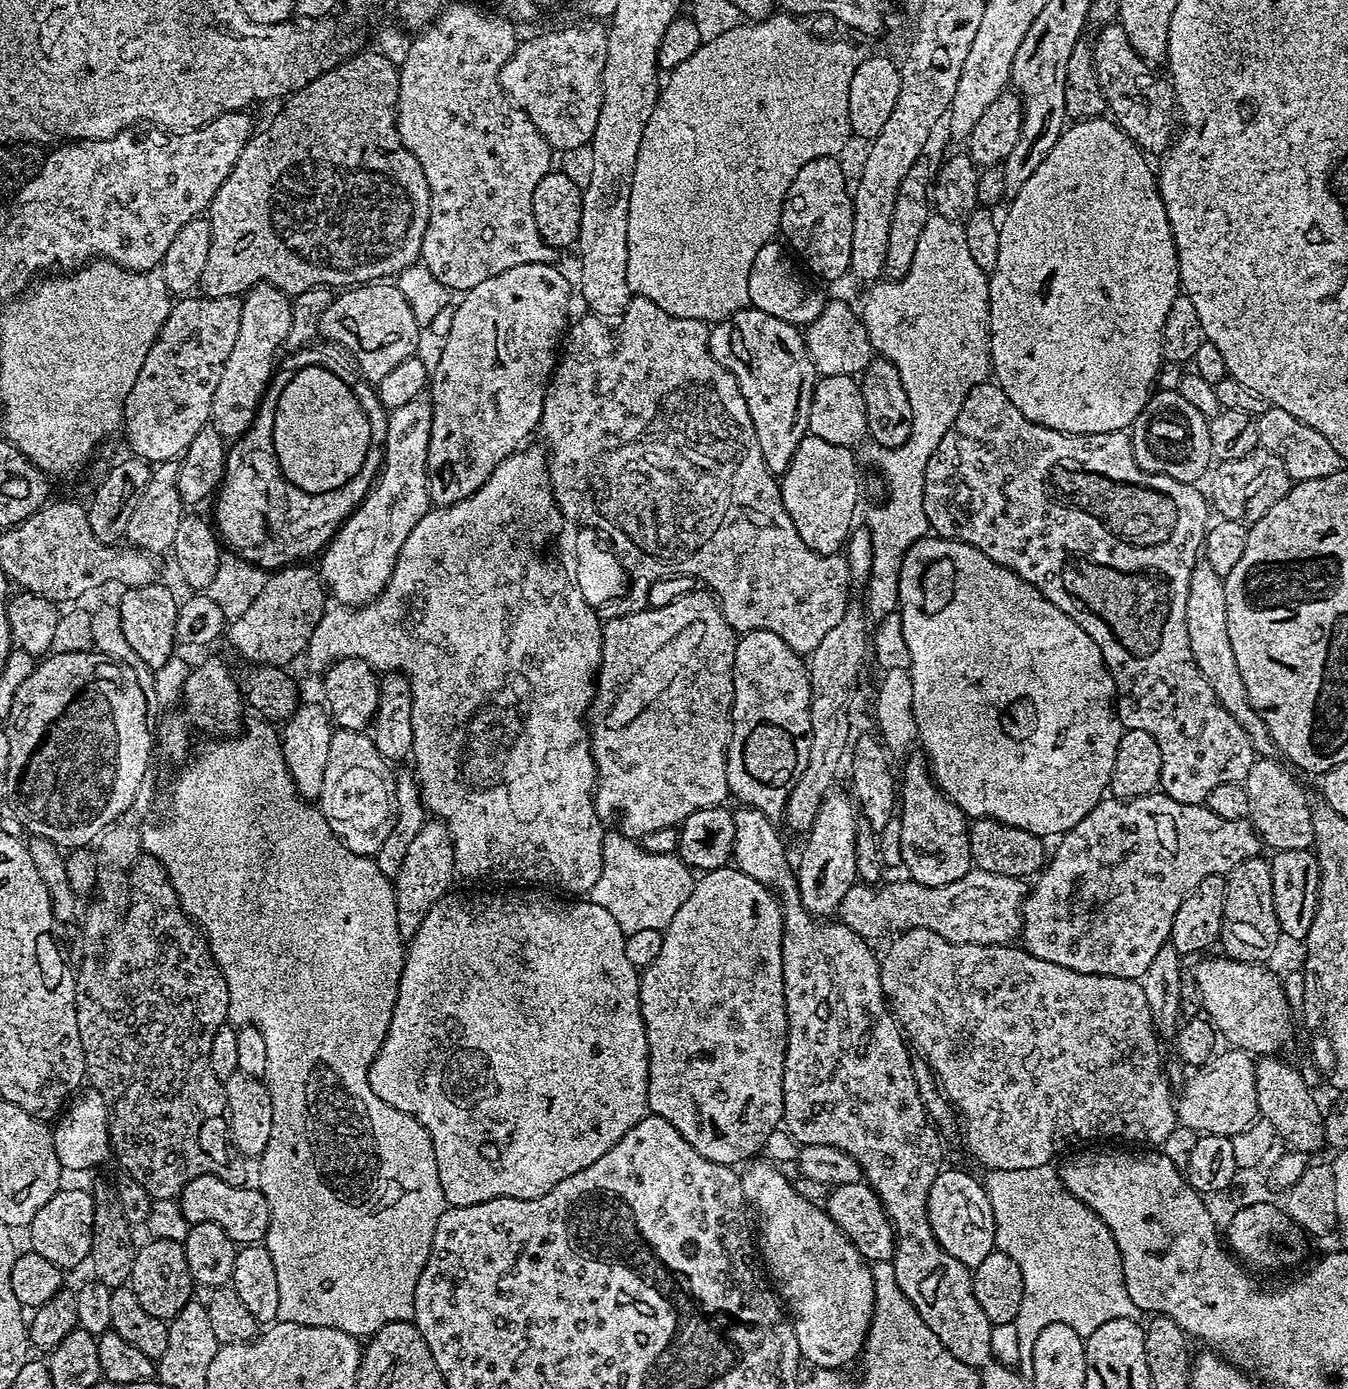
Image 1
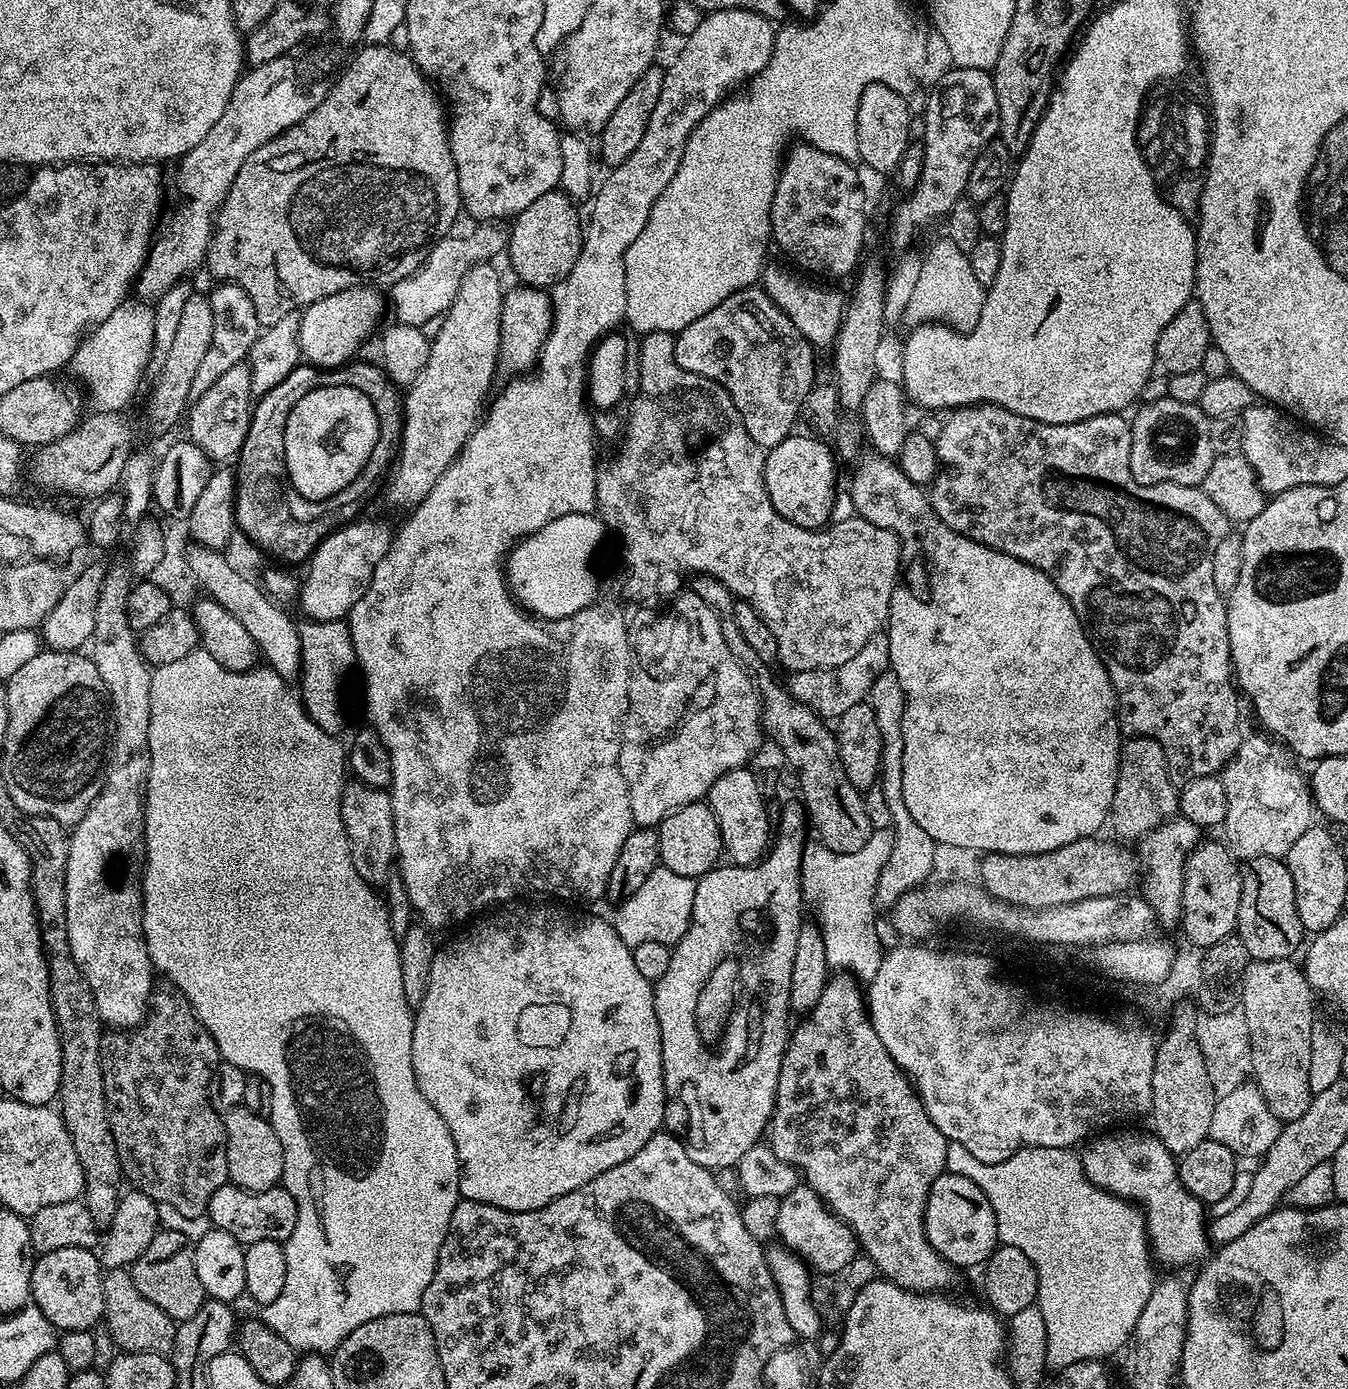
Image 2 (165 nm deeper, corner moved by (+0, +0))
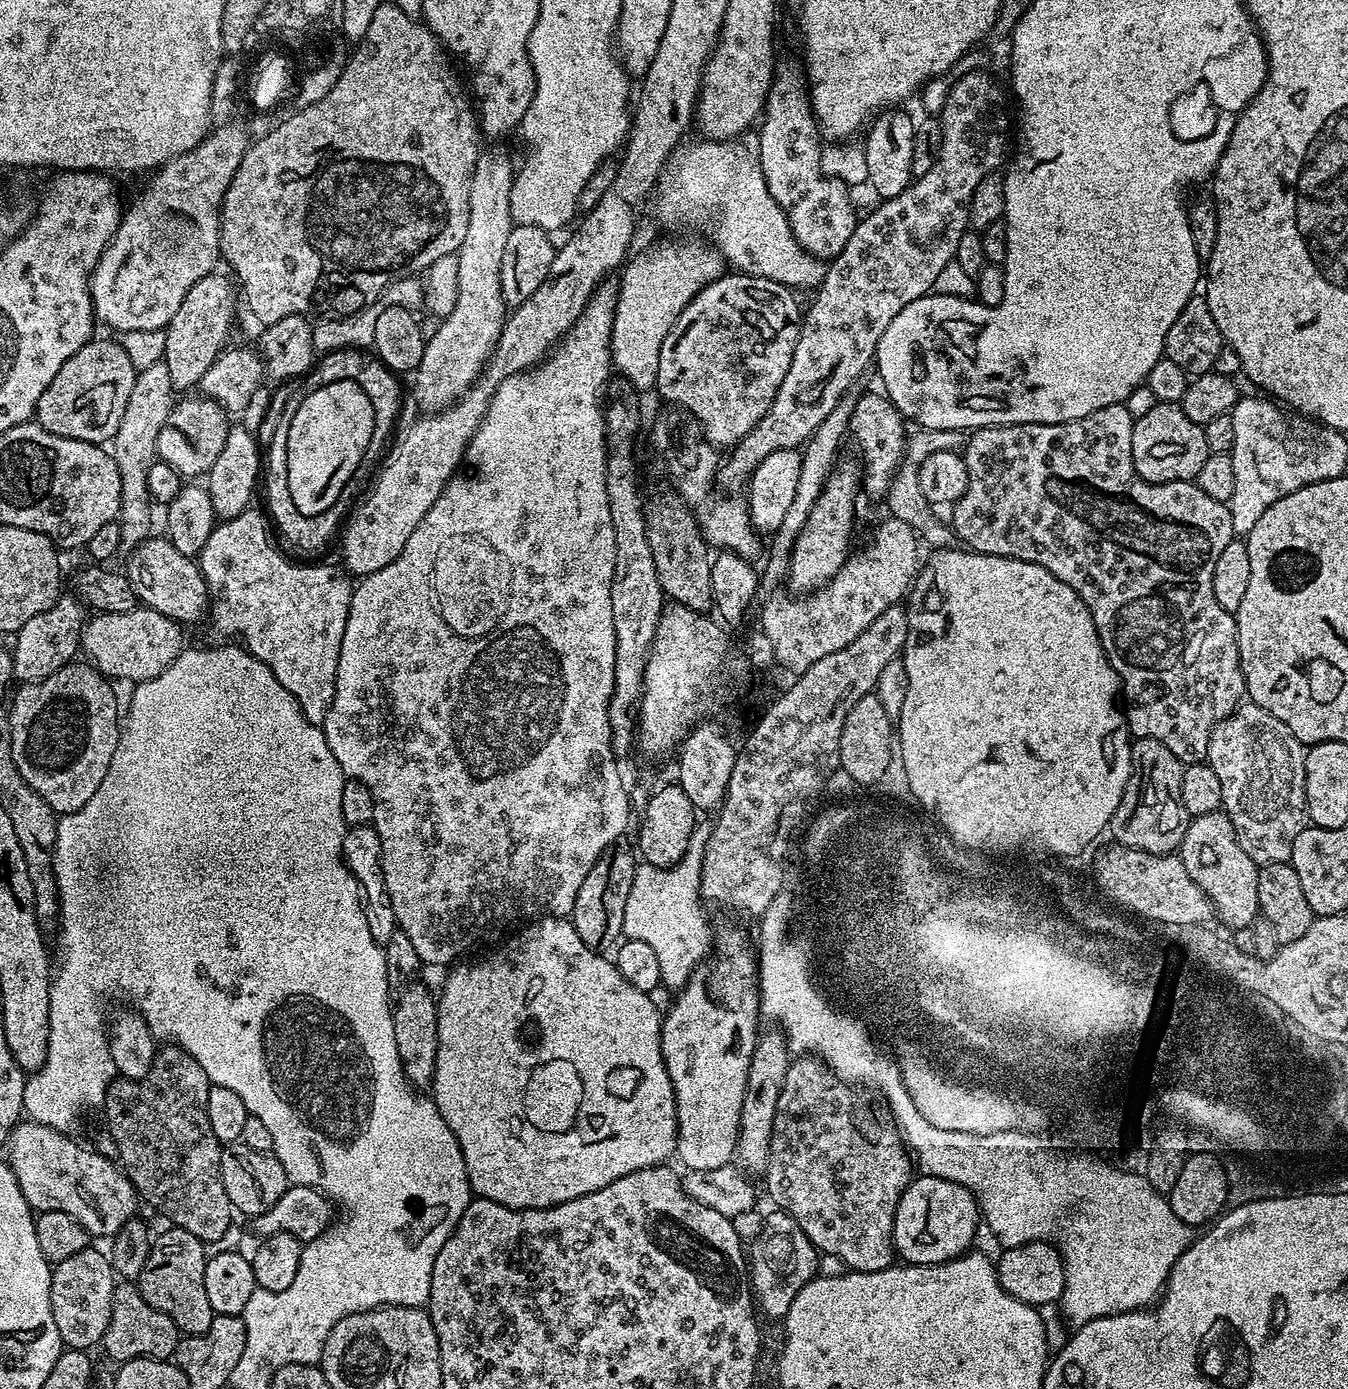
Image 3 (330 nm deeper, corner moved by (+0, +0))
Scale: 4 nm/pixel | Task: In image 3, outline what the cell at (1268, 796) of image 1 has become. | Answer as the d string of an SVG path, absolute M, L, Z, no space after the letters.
M1251 702L1240 707L1222 722L1214 726L1210 734L1210 746L1206 763L1218 774L1222 785L1222 810L1230 818L1236 831L1238 842L1246 854L1257 865L1287 864L1294 850L1294 838L1306 826L1306 782L1304 781L1304 754L1306 746L1290 734L1283 722L1278 722L1274 714L1262 710Z

